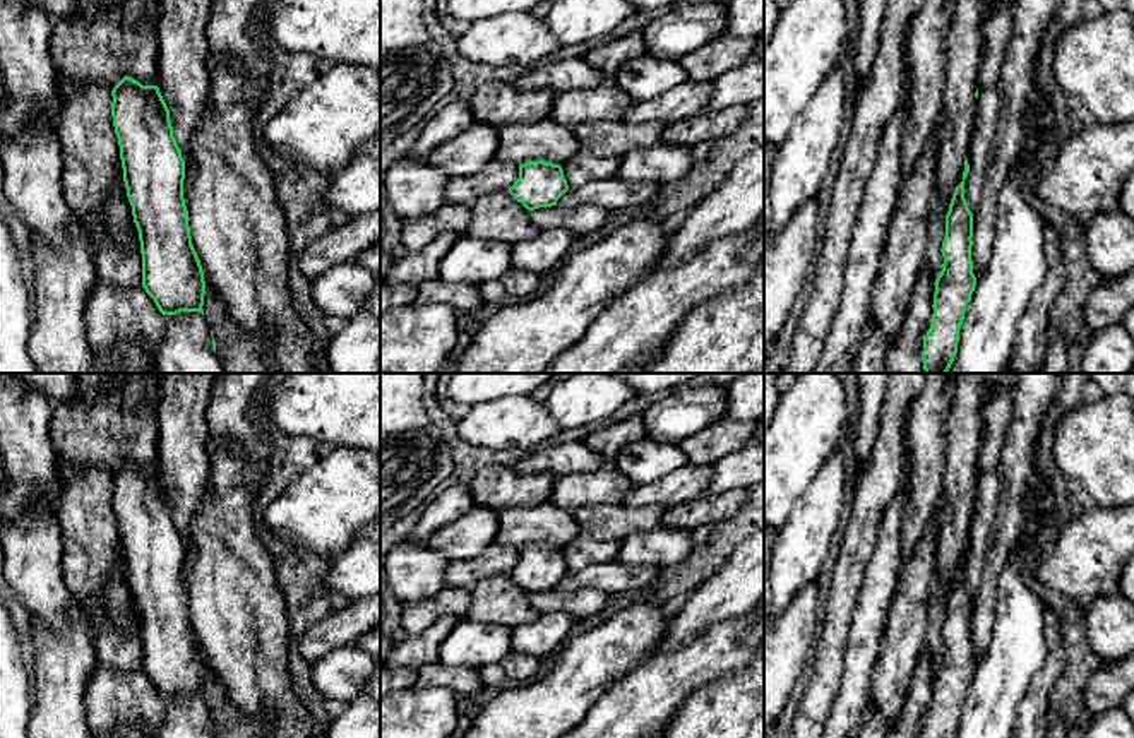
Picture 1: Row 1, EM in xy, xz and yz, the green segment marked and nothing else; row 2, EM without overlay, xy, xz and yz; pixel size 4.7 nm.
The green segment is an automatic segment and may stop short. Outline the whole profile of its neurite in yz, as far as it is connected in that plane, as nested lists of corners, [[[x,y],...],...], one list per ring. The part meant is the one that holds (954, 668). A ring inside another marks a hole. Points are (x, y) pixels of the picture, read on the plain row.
[[[964,545],[963,565],[956,570],[946,598],[946,620],[942,625],[942,654],[935,663],[934,697],[923,723],[922,738],[956,738],[959,711],[976,670],[973,658],[973,598],[964,582],[964,563],[970,556]]]

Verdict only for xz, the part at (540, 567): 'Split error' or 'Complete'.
Complete

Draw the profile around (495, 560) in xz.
[[[490,545],[471,560],[451,560],[445,572],[447,586],[471,589],[492,575],[509,575],[519,562],[519,550],[514,546]]]

